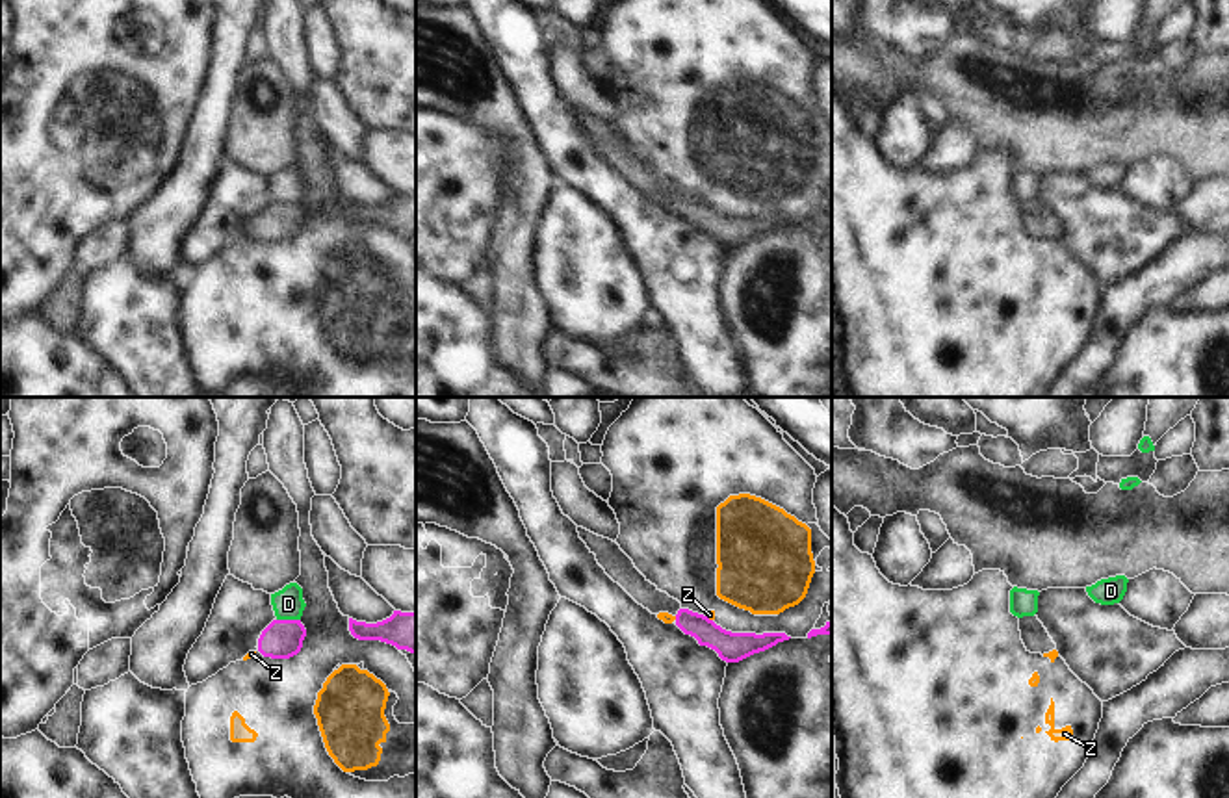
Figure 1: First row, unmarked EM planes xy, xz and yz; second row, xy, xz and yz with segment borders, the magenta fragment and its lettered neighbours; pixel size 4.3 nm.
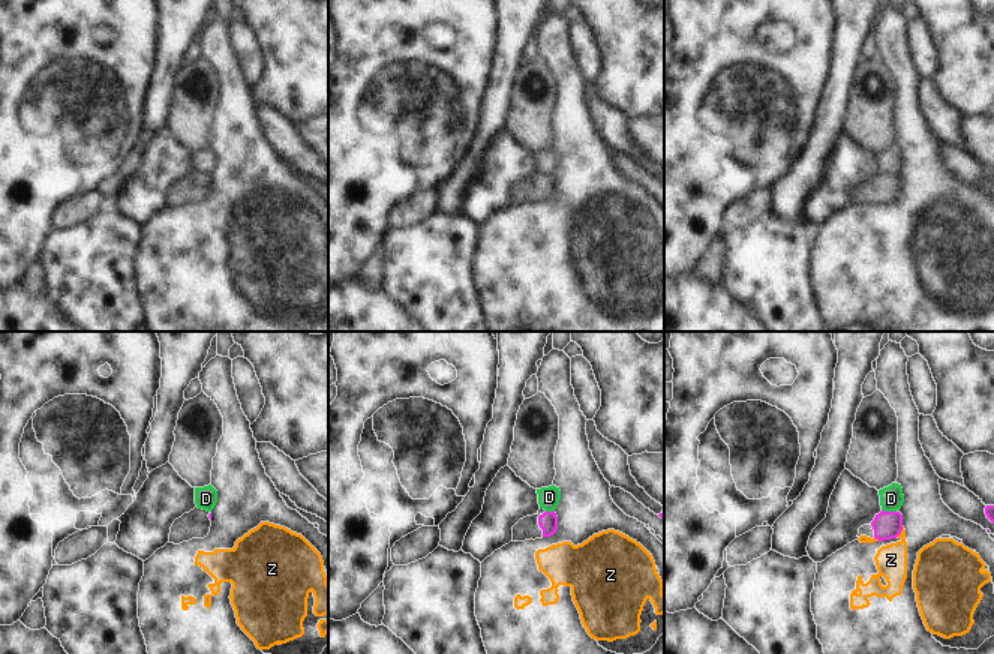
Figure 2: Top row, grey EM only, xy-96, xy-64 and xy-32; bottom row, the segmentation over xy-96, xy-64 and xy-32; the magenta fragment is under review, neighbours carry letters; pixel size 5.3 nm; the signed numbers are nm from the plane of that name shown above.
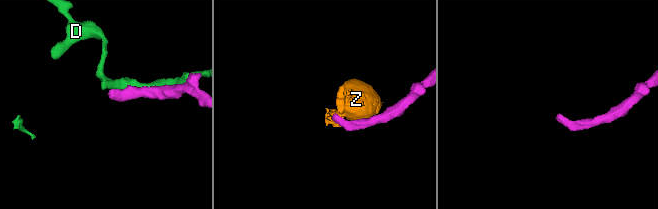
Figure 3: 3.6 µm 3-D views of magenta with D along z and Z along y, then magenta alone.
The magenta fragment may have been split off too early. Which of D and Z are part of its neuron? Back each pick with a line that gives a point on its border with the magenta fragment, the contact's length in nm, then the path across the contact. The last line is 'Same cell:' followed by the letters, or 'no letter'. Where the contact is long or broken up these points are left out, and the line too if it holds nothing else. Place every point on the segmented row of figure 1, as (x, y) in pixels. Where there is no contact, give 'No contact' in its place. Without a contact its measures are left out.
Same cell: no letter

